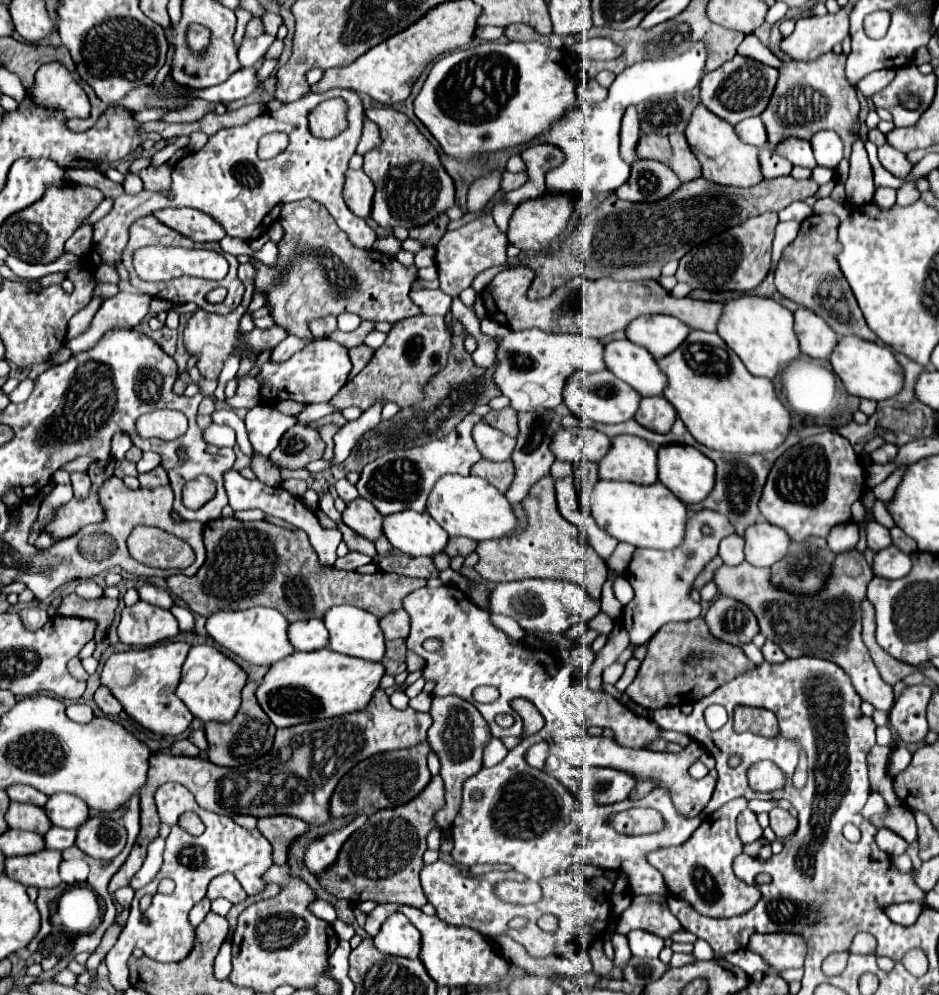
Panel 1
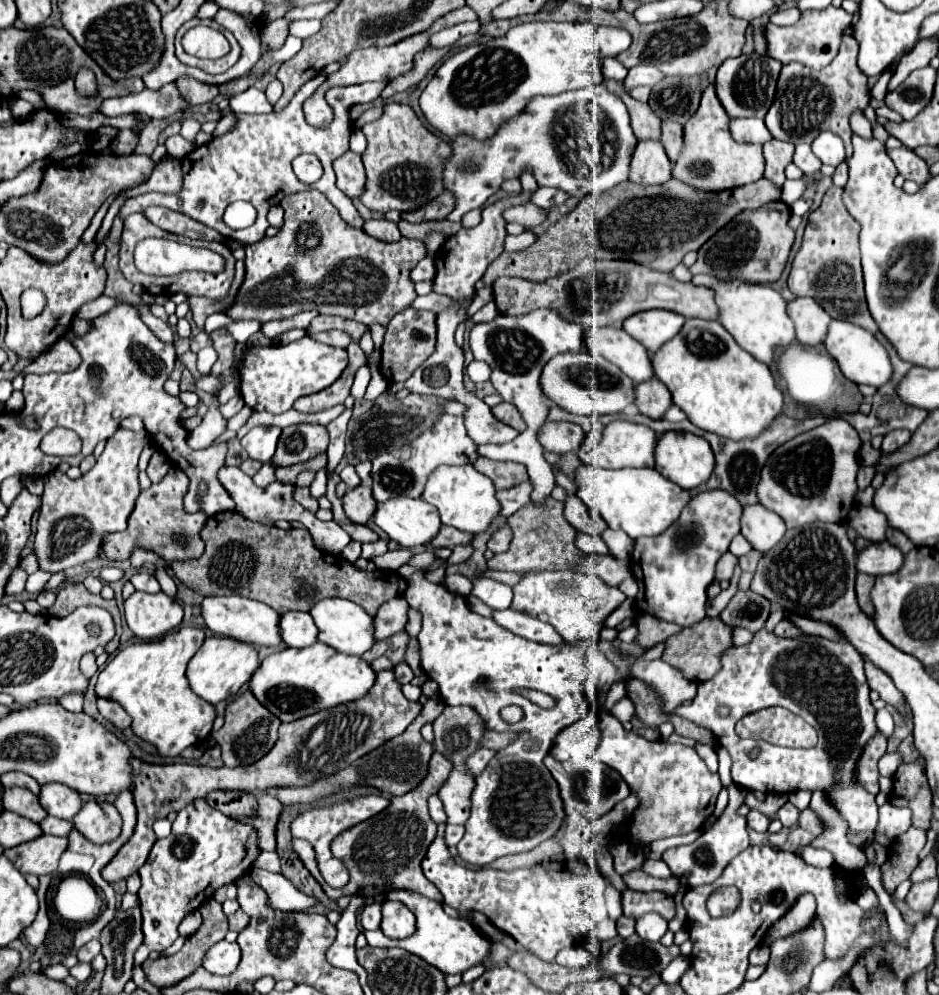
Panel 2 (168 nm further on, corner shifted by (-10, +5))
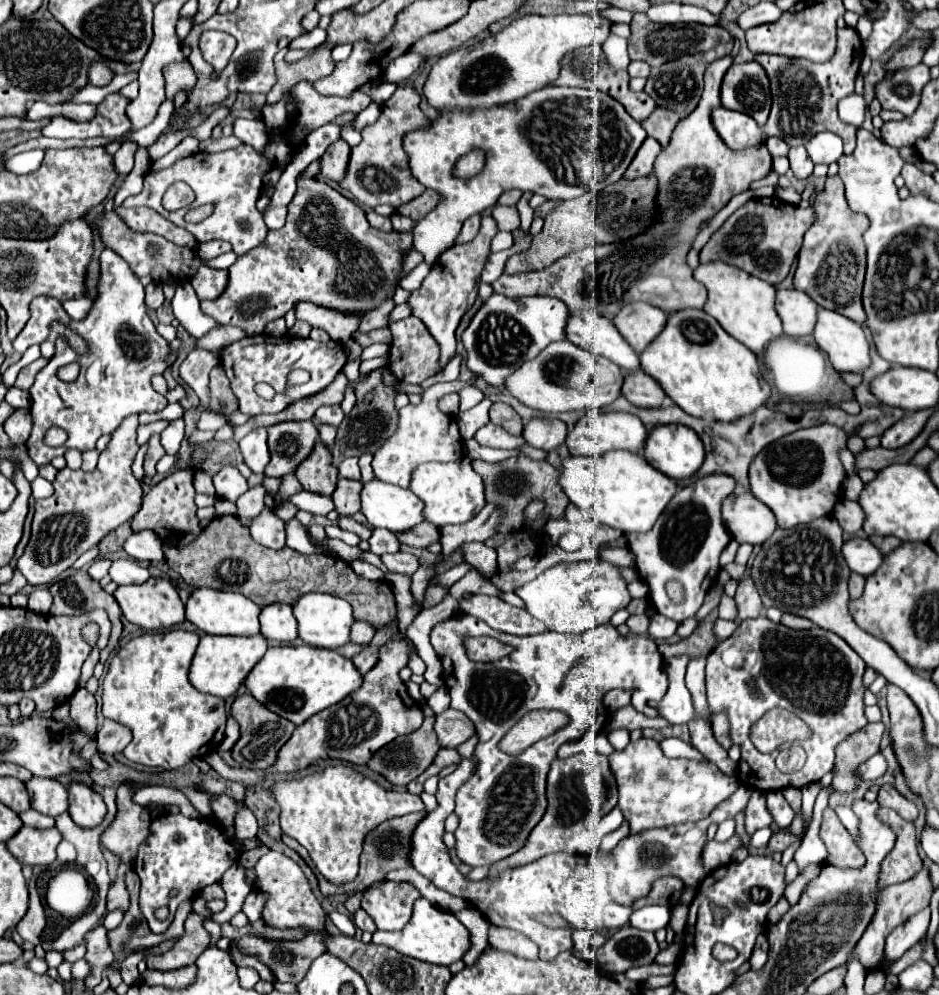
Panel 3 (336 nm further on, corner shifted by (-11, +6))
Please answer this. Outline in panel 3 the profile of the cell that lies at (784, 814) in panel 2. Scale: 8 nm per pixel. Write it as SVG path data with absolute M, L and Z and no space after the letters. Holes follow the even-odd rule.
M779 790L767 794L767 808L769 808L773 820L777 822L777 826L785 828L785 826L791 824L791 820L793 820L793 810L791 810L789 802L783 798L783 794L781 794Z

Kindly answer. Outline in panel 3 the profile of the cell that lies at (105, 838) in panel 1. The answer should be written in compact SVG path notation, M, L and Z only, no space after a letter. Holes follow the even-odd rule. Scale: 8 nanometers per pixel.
M85 784L69 786L69 814L81 828L95 828L105 820L105 802L99 792Z

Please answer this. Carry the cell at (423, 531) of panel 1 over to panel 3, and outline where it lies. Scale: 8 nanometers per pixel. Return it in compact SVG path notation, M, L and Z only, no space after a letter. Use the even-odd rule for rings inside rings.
M379 480L363 484L361 512L373 528L387 528L395 534L409 532L409 528L425 522L421 498Z

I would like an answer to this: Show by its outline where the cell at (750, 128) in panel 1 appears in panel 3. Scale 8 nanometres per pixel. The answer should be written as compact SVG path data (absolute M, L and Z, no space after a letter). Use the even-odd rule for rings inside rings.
M723 106L713 110L711 116L713 116L715 130L731 150L763 144L763 130L751 116L743 112L727 110Z

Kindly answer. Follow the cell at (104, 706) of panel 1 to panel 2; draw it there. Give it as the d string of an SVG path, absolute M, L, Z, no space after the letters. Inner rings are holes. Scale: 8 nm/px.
M98 699L98 711L100 711L100 715L102 715L106 721L110 721L116 729L124 731L124 729L130 727L130 717L128 717L128 713L126 713L120 705L116 705L116 701Z

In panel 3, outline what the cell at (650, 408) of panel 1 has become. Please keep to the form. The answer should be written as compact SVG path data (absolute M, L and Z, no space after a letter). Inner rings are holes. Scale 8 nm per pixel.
M639 370L627 374L623 384L623 396L639 408L659 408L665 398L665 390L661 388L661 384L657 384L657 380Z

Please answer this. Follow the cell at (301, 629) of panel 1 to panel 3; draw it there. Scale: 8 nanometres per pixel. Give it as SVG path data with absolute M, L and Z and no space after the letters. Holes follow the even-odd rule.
M271 604L261 610L261 634L275 642L297 640L297 620L289 604Z

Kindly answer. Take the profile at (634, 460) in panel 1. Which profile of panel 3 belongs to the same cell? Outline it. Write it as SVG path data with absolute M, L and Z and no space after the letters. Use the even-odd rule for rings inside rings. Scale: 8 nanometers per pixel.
M589 410L569 432L565 444L571 456L595 456L597 458L609 450L627 450L633 454L641 454L645 448L645 440L647 440L647 430L641 424L641 420L637 420L637 416L627 414L627 412L603 414L603 412Z

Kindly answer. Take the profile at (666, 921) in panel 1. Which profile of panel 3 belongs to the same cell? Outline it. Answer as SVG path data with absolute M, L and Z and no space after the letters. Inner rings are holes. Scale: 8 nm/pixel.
M701 820L697 824L677 824L671 828L653 828L637 836L623 838L609 854L603 856L603 866L609 876L609 892L617 904L633 906L639 898L645 898L651 890L653 880L659 876L669 876L669 872L693 872L699 874L701 882L701 850L707 840L707 826L711 820Z

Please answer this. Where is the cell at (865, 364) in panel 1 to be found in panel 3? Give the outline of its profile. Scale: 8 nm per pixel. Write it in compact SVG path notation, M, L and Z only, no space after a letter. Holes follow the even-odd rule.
M823 308L819 310L813 336L819 348L829 354L829 360L837 372L861 374L865 368L869 368L871 346L857 322Z

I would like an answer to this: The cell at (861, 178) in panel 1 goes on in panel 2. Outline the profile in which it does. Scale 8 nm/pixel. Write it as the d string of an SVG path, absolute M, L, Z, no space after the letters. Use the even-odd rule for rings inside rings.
M856 109L852 115L850 115L850 127L854 133L858 133L860 137L872 137L872 129L870 129L870 121L866 119L864 111Z

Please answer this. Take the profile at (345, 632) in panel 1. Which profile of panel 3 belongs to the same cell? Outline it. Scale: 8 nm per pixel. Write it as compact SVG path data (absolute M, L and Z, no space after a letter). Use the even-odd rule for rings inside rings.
M309 592L309 594L301 596L301 600L295 602L293 614L297 616L297 622L299 622L299 638L309 646L337 650L351 640L349 634L351 634L351 626L355 622L353 608L347 604L347 600L343 600L339 596Z

